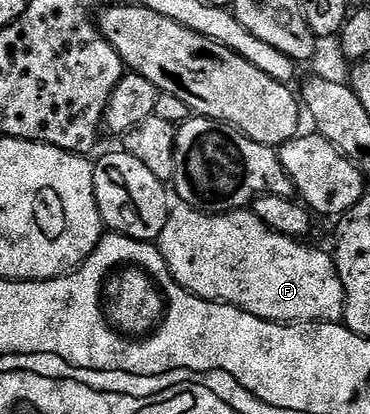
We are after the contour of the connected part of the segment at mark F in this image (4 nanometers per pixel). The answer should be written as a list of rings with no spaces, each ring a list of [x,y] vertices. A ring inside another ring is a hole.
[[[178,204],[172,210],[155,242],[169,268],[169,274],[188,293],[204,301],[233,305],[264,321],[304,323],[306,321],[340,322],[345,315],[345,292],[339,279],[337,262],[321,249],[308,249],[304,240],[276,233],[252,211],[236,213],[201,213],[189,205]]]

